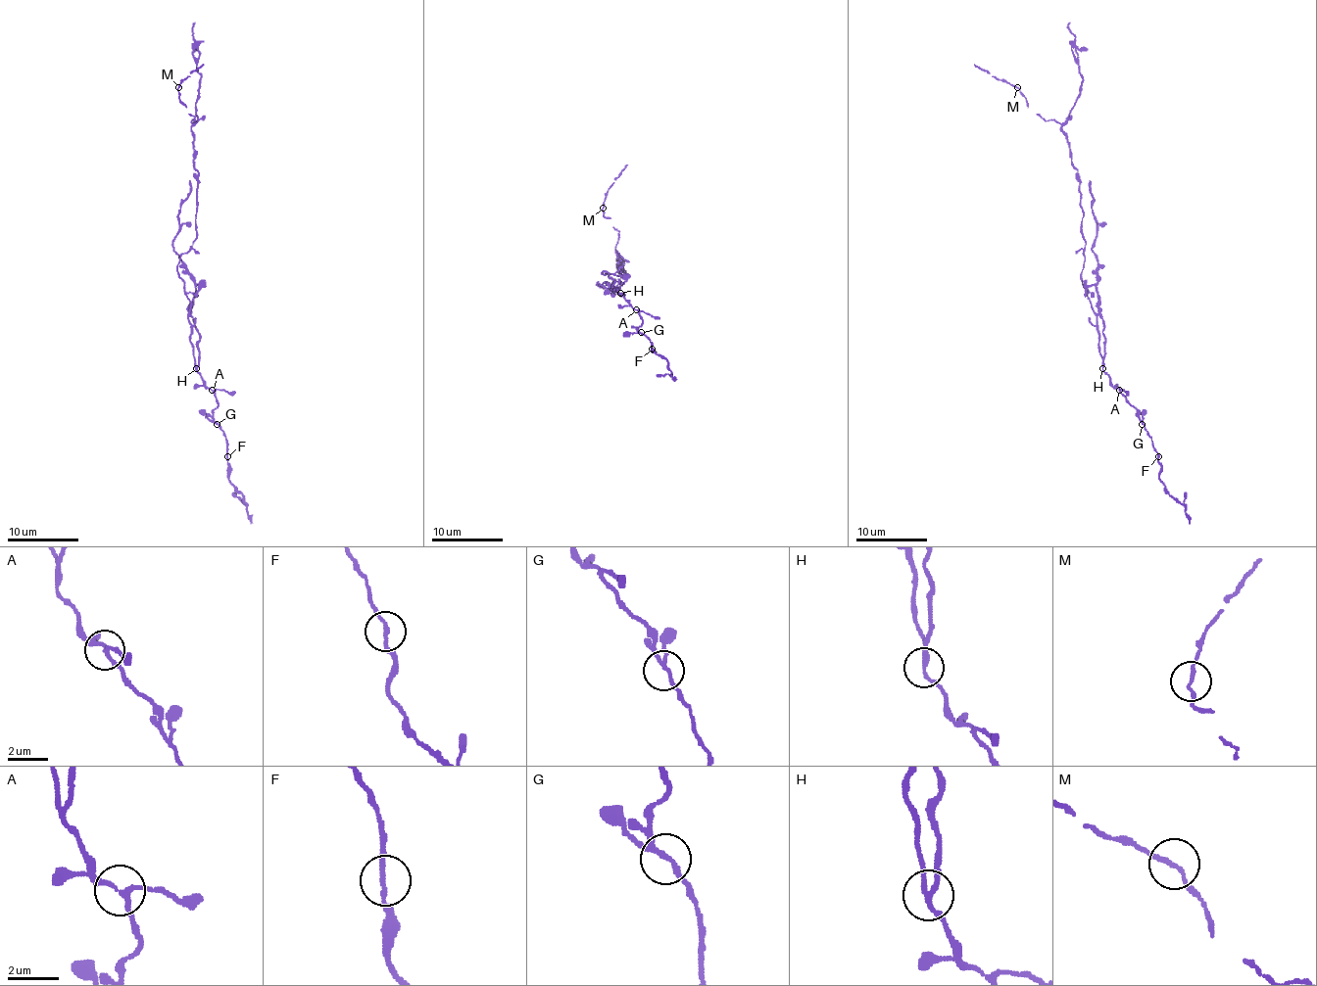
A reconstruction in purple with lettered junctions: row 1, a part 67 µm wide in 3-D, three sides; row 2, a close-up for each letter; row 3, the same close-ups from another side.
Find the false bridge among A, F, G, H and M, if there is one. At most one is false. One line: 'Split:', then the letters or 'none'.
Split: H

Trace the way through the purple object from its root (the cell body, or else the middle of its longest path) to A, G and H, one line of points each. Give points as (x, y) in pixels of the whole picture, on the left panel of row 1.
A: (183, 282), (190, 304), (188, 323), (196, 371), (212, 391)
G: (183, 282), (190, 304), (188, 323), (196, 371), (214, 393), (217, 424)
H: (183, 282), (190, 304), (188, 323), (196, 367)

